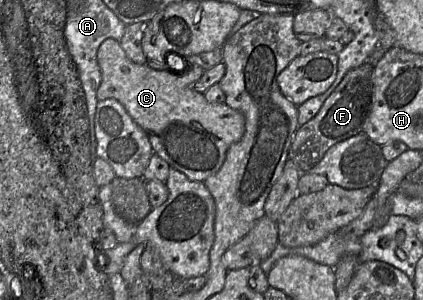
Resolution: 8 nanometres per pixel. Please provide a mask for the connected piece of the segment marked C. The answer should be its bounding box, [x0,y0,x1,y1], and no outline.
[96,38,245,182]

